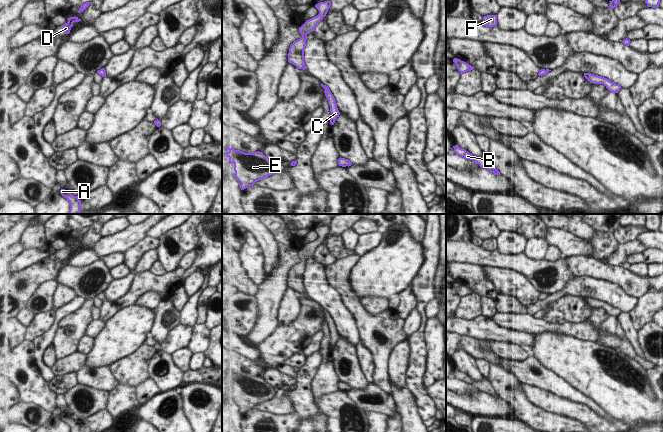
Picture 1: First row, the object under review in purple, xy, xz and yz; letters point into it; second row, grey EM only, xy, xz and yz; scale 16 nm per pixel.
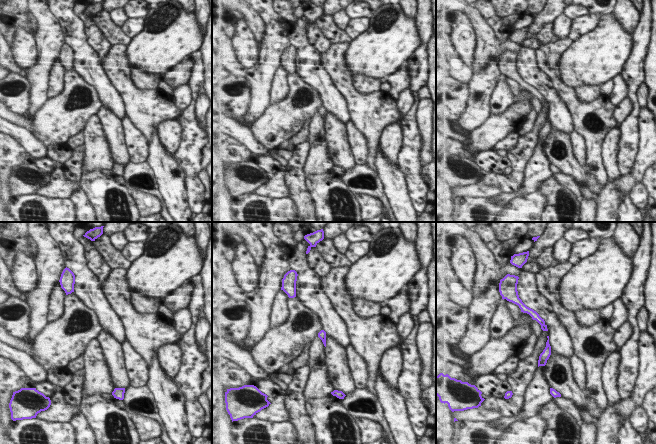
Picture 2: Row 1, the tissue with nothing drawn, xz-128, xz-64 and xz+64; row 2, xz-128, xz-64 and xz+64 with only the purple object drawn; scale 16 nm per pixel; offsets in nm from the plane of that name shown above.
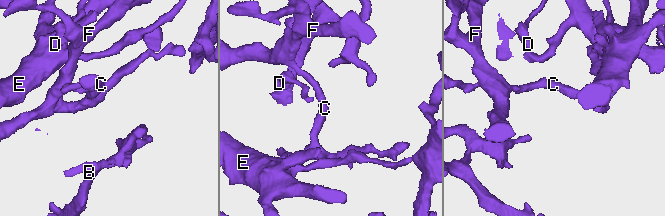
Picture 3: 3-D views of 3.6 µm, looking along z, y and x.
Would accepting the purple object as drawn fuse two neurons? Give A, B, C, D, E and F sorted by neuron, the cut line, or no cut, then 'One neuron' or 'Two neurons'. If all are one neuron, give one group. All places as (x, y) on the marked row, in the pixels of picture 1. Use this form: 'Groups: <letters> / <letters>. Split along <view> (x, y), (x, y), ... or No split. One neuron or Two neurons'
Groups: A B C D E F. No split. One neuron

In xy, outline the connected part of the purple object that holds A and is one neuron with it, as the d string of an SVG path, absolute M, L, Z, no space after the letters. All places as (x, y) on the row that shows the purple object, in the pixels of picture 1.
M65 189L60 190L61 195L70 202L69 214L80 214L81 200L78 199L78 196L74 196L71 192L68 192Z

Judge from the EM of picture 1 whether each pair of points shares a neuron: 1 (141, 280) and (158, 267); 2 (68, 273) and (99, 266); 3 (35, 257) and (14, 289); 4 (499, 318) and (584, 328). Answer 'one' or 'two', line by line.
1: two
2: one
3: two
4: one

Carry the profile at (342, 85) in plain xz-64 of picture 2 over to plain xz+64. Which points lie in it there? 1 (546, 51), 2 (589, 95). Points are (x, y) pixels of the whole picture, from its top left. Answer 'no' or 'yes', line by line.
1: yes
2: no

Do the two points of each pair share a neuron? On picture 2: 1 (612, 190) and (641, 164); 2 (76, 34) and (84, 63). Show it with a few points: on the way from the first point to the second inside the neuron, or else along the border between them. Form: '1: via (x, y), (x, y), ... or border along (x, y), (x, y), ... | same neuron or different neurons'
1: via (620, 186), (624, 185), (637, 172) | same neuron
2: via (79, 41), (84, 56) | same neuron

